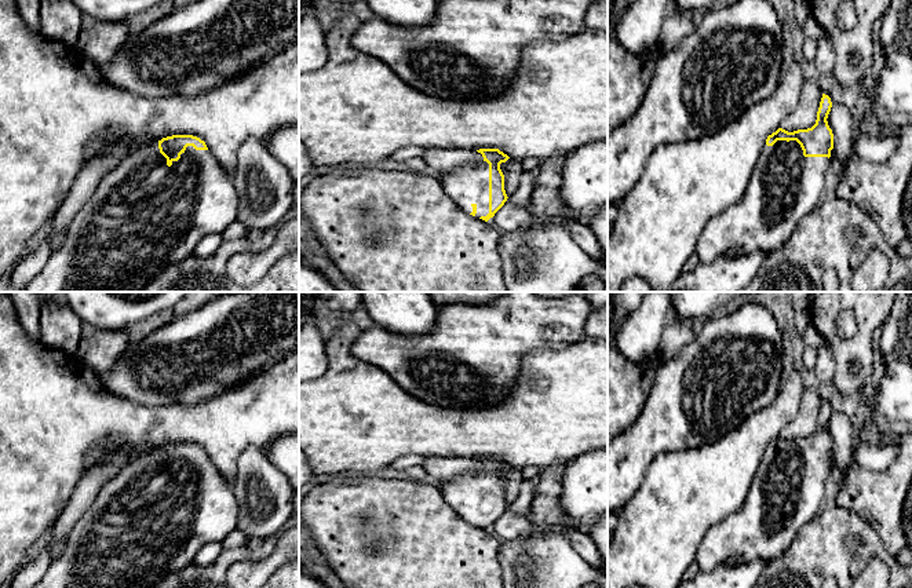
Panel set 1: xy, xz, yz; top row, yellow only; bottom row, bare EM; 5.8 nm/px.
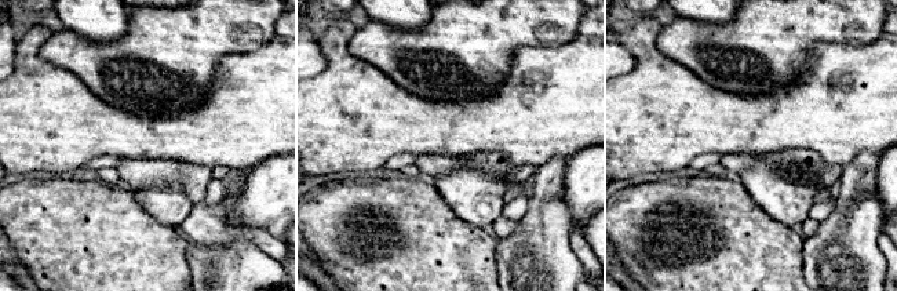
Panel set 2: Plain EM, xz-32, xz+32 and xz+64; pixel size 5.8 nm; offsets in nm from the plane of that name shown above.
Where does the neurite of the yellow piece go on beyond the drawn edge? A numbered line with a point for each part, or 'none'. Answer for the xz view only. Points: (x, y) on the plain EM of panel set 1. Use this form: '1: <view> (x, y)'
1: xz (470, 493)

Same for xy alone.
1: xy (143, 525)

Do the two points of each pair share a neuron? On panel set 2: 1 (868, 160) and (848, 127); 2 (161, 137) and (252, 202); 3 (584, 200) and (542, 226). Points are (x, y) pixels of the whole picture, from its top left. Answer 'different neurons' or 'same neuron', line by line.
1: different neurons
2: different neurons
3: different neurons

